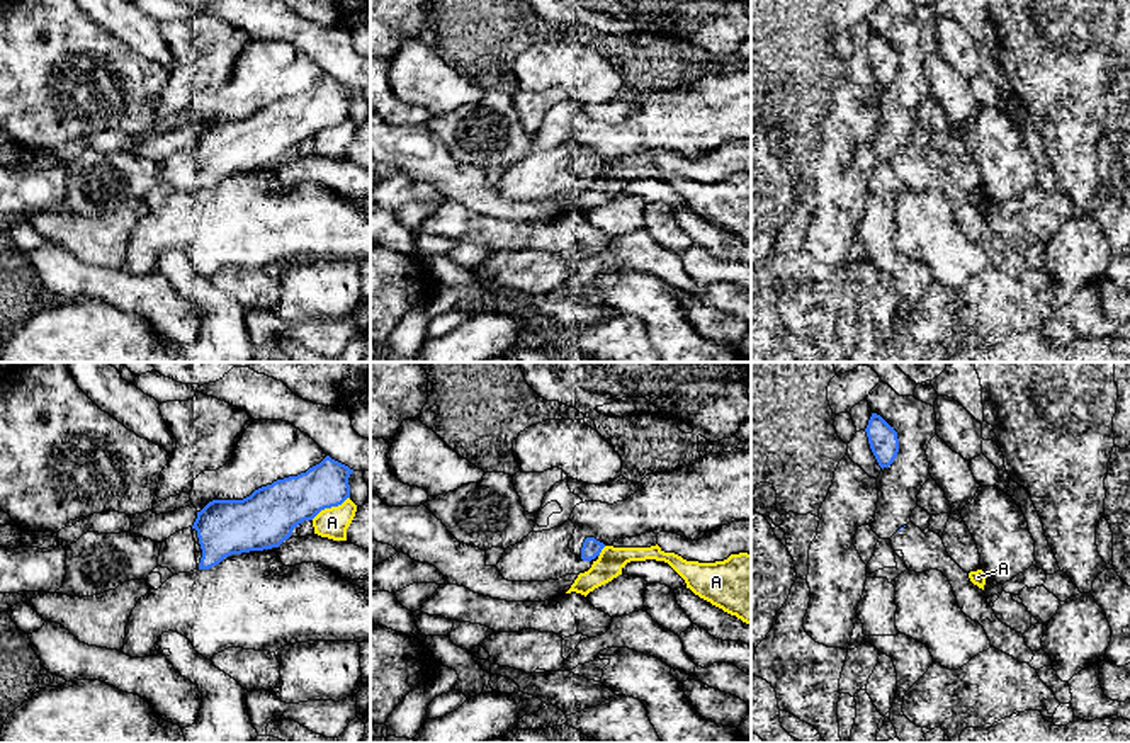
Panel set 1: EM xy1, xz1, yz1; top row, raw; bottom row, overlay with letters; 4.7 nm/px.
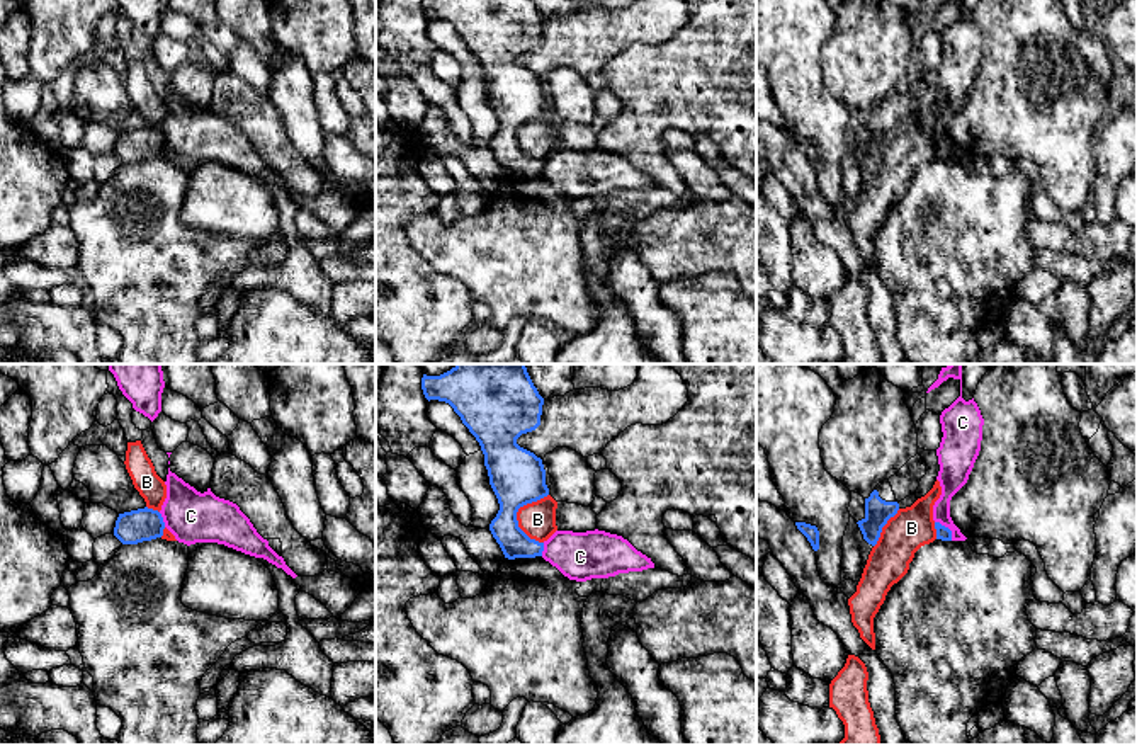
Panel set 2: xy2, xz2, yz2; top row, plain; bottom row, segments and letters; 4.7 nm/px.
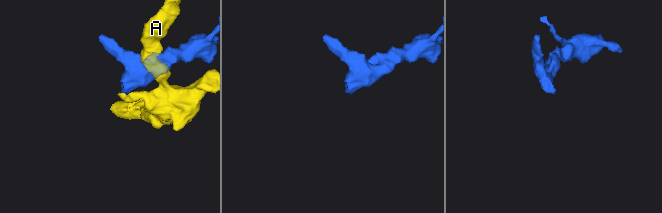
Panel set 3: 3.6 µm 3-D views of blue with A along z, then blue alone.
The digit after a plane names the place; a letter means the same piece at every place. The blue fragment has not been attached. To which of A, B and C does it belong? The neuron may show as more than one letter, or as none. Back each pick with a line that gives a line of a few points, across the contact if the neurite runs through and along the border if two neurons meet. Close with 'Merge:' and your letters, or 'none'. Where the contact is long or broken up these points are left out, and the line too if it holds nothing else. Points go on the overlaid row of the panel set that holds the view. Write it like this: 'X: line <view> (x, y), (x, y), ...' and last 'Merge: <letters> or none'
Merge: none

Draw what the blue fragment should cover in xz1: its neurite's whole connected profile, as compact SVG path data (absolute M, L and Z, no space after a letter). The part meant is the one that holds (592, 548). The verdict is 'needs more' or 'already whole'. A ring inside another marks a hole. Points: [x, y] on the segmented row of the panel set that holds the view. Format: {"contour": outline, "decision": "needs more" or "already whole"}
{"contour": "M568 520L551 530L530 532L518 544L505 549L496 564L500 575L508 581L549 581L588 571L605 544L586 537L581 554L573 554L569 541L574 529Z", "decision": "needs more"}

